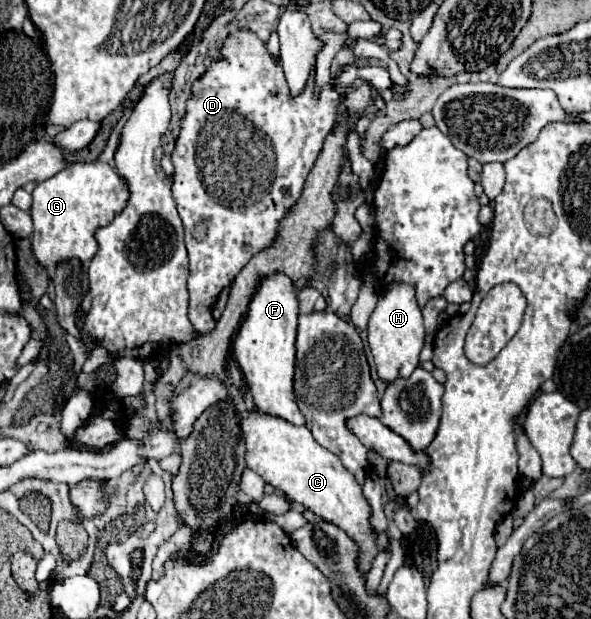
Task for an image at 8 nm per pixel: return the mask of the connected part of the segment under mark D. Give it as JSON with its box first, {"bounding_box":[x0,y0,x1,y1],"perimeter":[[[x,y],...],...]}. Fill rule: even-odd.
{"bounding_box":[172,27,340,337],"perimeter":[[[242,27],[224,39],[220,57],[214,59],[204,75],[192,85],[192,95],[186,101],[186,113],[180,121],[180,135],[172,151],[172,163],[176,167],[172,195],[184,223],[184,243],[190,259],[188,315],[196,337],[208,335],[216,329],[220,319],[216,311],[218,297],[222,313],[230,287],[248,259],[274,245],[280,219],[298,203],[304,181],[322,151],[324,137],[336,121],[340,95],[330,85],[324,85],[320,93],[316,93],[314,77],[316,73],[312,71],[304,91],[294,97],[284,79],[280,57],[270,55],[264,41],[254,31]],[[198,221],[208,223],[208,237],[204,241],[192,237],[192,227]]]}

